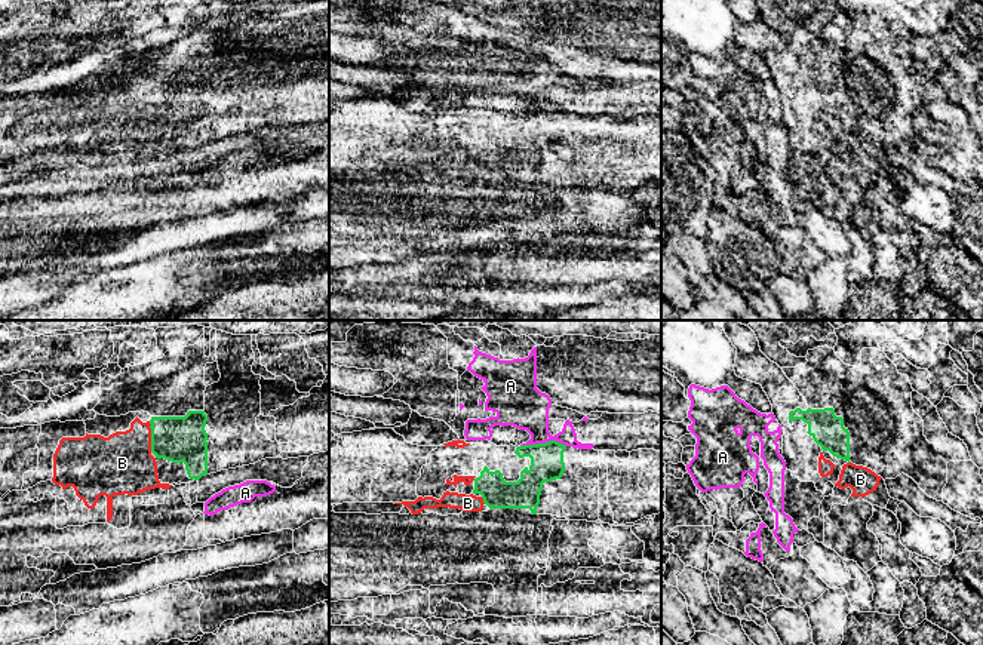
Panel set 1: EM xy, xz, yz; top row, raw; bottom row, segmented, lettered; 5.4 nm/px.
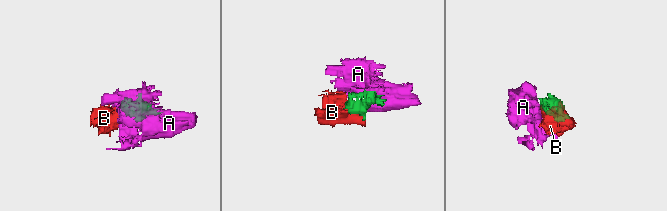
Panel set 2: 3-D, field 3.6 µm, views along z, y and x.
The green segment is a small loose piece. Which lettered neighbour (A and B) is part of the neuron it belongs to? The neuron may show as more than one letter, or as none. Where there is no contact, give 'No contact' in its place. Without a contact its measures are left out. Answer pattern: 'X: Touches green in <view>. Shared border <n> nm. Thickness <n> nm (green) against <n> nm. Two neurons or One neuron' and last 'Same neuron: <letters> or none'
A: Touches green in xz. Shared border 260 nm. Thickness 180 nm (green) against 240 nm. Two neurons
B: Touches green in xy. Shared border 170 nm. Thickness 260 nm (green) against 320 nm. One neuron
Same neuron: B

